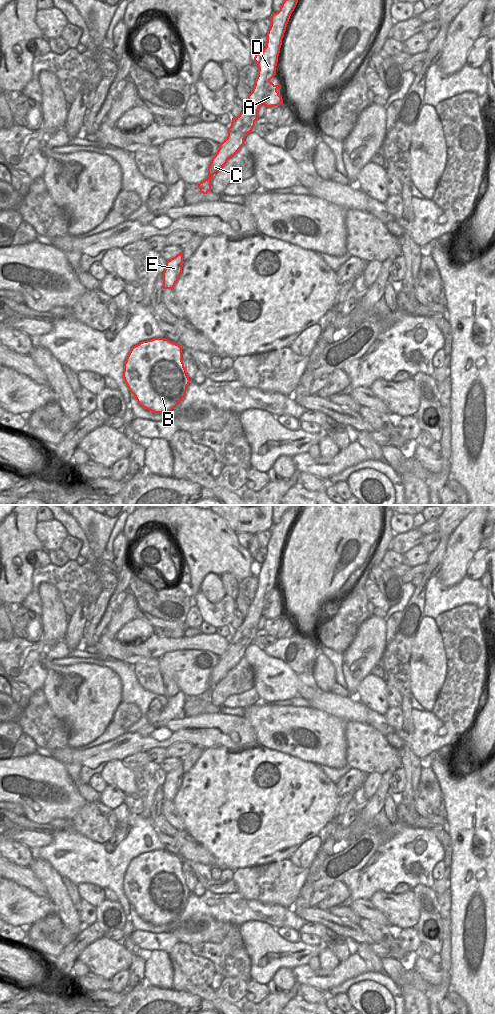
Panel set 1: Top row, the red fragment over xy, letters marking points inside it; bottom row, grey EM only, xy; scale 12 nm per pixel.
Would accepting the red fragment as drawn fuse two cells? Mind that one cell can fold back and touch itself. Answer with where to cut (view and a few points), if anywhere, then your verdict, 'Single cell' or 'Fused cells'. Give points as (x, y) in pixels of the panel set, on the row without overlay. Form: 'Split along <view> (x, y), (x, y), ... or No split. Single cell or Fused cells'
Split along xy (269, 592), (264, 602), (262, 615). Fused cells.

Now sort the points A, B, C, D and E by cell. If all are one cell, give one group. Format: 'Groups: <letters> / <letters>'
Groups: A / B C D E.

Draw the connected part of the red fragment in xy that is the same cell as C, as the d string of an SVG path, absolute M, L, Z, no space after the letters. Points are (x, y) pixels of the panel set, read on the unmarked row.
M287 509L280 522L272 525L271 538L267 545L266 559L256 566L254 573L259 582L255 597L248 607L247 615L243 623L232 630L231 638L228 640L227 650L219 657L219 661L212 670L208 679L208 690L197 696L200 704L207 706L211 703L211 691L244 657L244 651L252 644L255 633L258 631L258 622L263 616L264 602L266 596L276 587L278 568L282 557L282 551L286 543L290 528L298 515L298 509Z

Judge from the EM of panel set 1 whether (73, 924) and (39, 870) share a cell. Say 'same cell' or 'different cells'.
same cell

